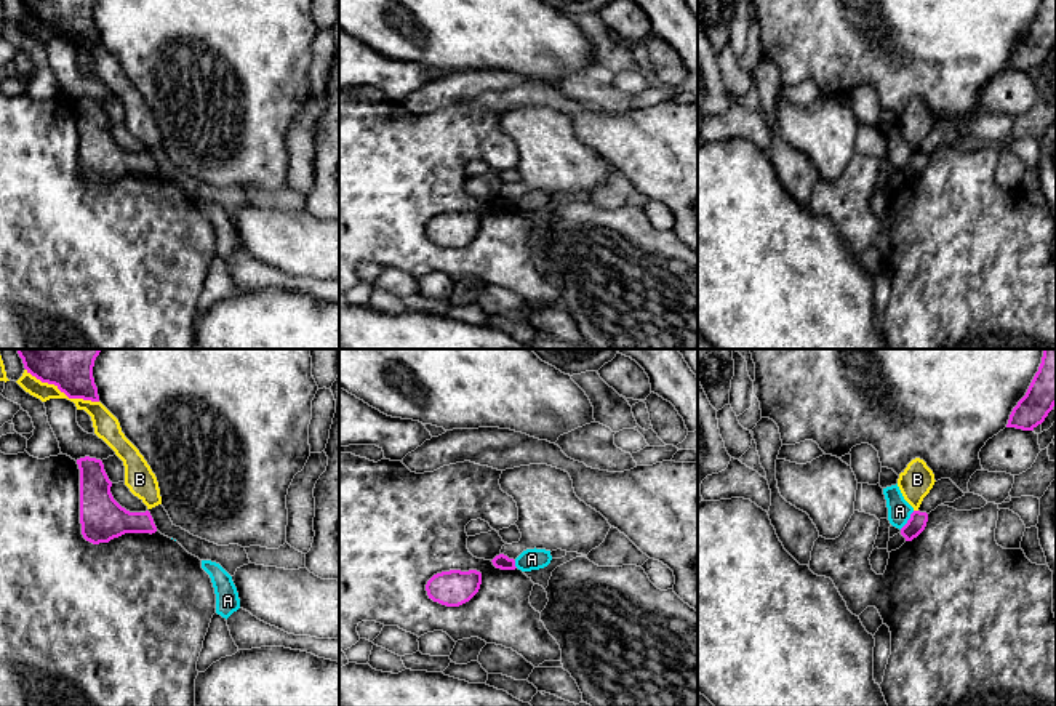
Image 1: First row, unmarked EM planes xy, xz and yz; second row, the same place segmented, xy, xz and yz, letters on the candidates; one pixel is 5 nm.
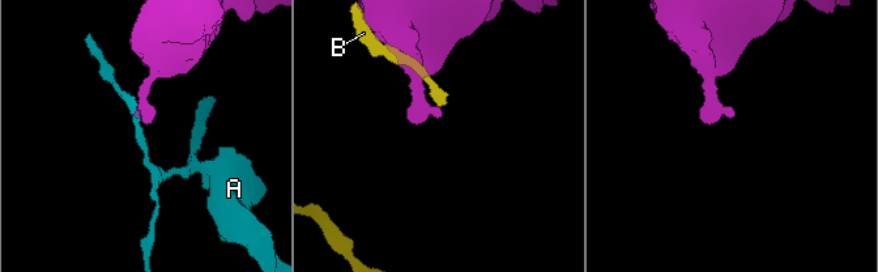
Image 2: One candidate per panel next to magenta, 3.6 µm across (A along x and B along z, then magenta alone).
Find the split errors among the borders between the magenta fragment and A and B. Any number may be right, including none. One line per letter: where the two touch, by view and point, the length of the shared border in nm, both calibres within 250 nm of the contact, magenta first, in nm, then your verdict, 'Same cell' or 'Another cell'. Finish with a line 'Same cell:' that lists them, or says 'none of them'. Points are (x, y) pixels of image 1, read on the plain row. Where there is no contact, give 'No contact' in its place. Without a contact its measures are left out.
A: Touches magenta at yz (908, 162). Shared border 120 nm. Thickness 90 nm (magenta) against 120 nm. Another cell
B: Touches magenta at xy (63, 32). Shared border 400 nm. Thickness 190 nm (magenta) against 110 nm. Another cell
Same cell: none of them

